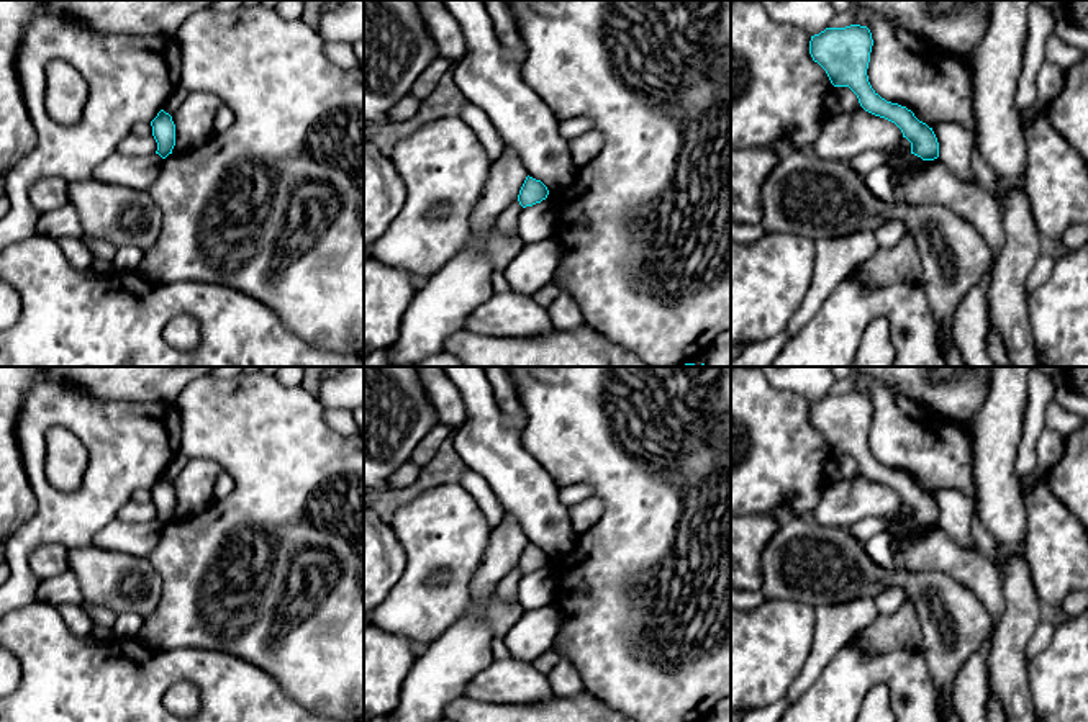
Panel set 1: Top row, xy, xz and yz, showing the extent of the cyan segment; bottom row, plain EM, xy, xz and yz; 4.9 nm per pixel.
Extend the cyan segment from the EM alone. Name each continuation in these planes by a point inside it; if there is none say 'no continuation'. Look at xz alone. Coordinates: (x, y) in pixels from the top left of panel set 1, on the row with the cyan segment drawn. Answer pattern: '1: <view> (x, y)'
no continuation

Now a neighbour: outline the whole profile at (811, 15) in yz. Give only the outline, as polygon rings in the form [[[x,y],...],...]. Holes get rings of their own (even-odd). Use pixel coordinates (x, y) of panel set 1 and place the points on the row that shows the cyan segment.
[[[757,0],[777,25],[793,25],[809,36],[829,28],[836,15],[832,0]]]

